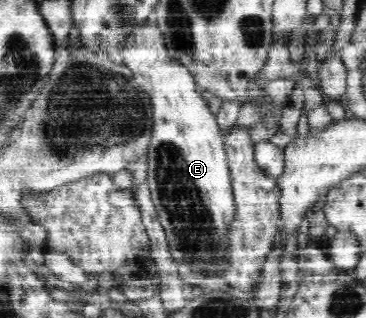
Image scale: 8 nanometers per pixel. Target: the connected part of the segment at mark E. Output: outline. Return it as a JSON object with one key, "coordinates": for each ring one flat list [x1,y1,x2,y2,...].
{"coordinates":[[153,21,142,25,141,29,136,29,128,37,126,46,118,58,131,70,135,82,150,97,153,129,144,157,147,163,145,184,162,223,170,248,170,258,176,262,174,266,188,268,190,272,204,278,216,278,224,272,230,254,233,254,228,250,228,246,233,246,233,222,238,218,237,198,226,151,226,136,221,133,219,122,206,100,200,95,190,71,177,60,170,58,170,53,164,46,163,36]]}

